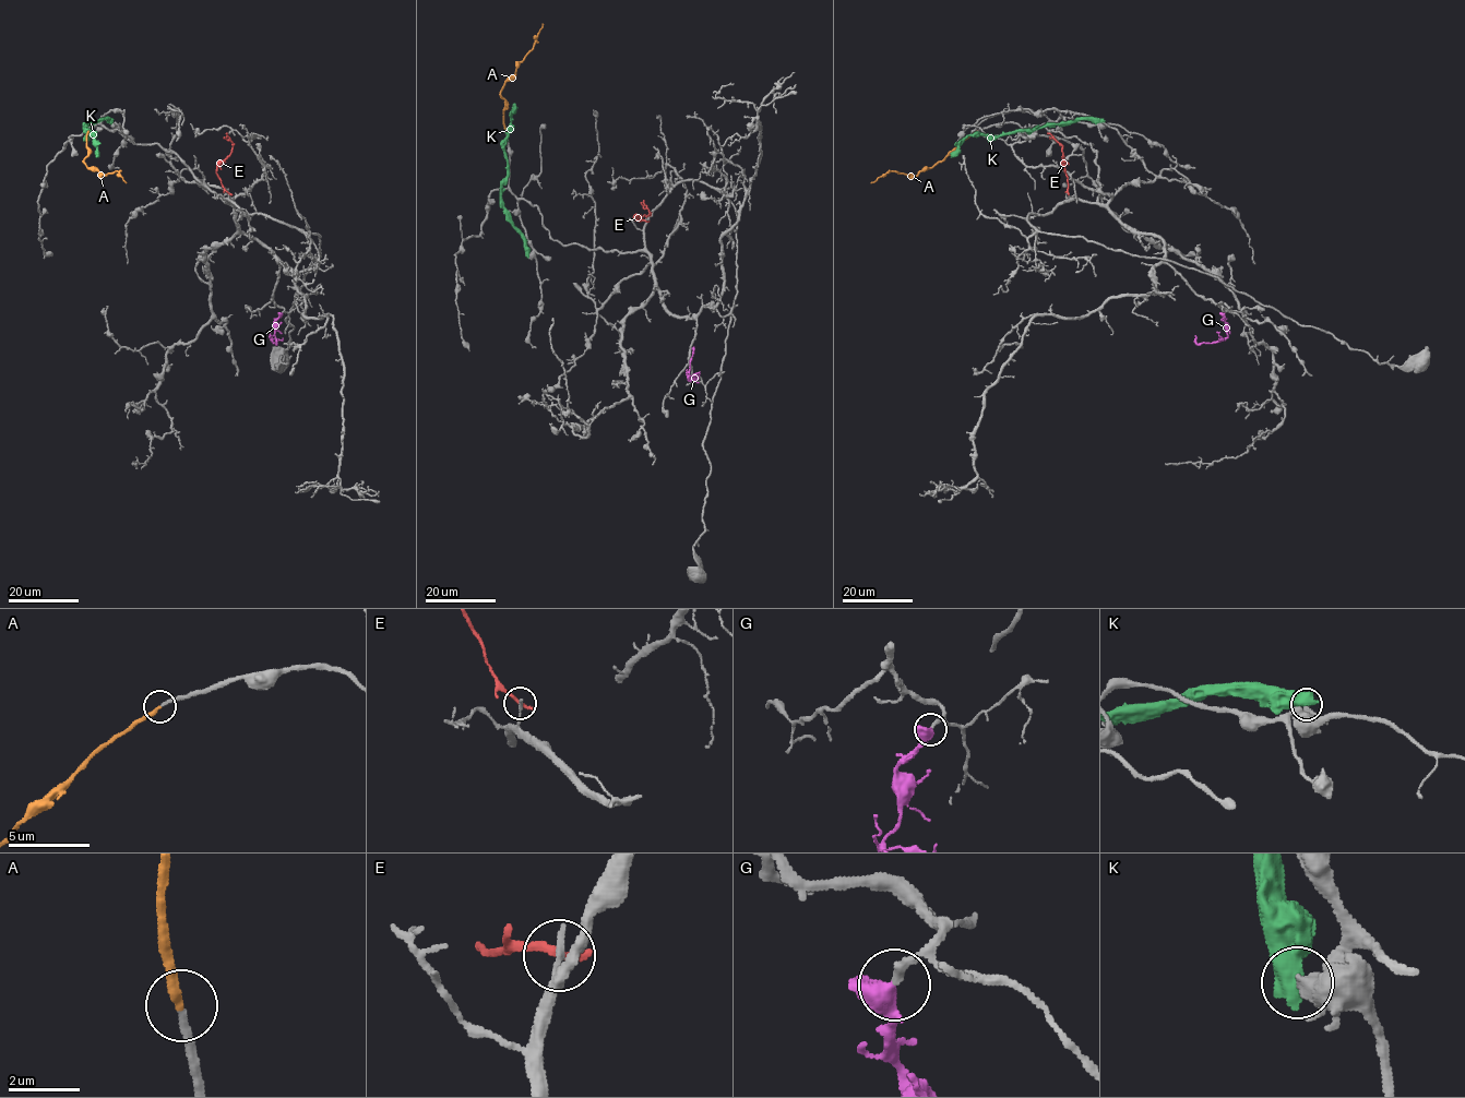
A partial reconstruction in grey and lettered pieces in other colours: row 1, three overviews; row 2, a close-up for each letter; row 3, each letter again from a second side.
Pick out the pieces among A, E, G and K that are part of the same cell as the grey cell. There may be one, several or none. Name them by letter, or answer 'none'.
A, G

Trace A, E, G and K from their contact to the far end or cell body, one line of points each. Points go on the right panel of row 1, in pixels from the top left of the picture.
A: (976, 130), (942, 159), (915, 176), (888, 171), (871, 182)
E: (1069, 193), (1062, 146), (1047, 133)
G: (1224, 313), (1226, 337), (1198, 344), (1195, 335)
K: (1102, 121), (1074, 119), (999, 135), (968, 135), (951, 157)

